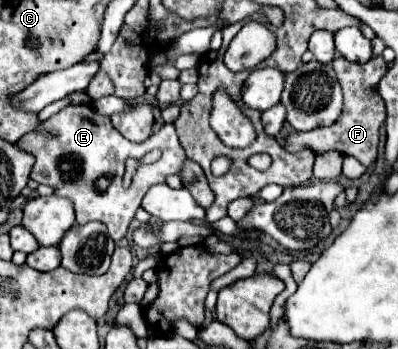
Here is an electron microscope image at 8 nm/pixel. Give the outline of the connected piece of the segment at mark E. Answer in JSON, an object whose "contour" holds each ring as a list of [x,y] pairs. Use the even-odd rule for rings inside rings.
{"contour":[[[84,104],[68,106],[52,116],[48,132],[52,132],[52,136],[30,132],[16,142],[20,150],[36,158],[30,178],[38,184],[52,186],[58,196],[66,196],[68,200],[72,200],[78,224],[88,224],[92,220],[104,222],[108,236],[115,242],[126,236],[128,224],[132,222],[146,190],[154,184],[164,184],[166,176],[178,174],[182,162],[186,160],[186,154],[178,142],[172,124],[164,124],[150,138],[136,144],[126,140],[118,130],[114,130],[108,116],[102,116],[94,108]],[[154,148],[162,150],[162,158],[154,164],[138,164],[132,176],[132,186],[124,190],[122,178],[126,172],[126,160],[140,160],[146,152]]]}

